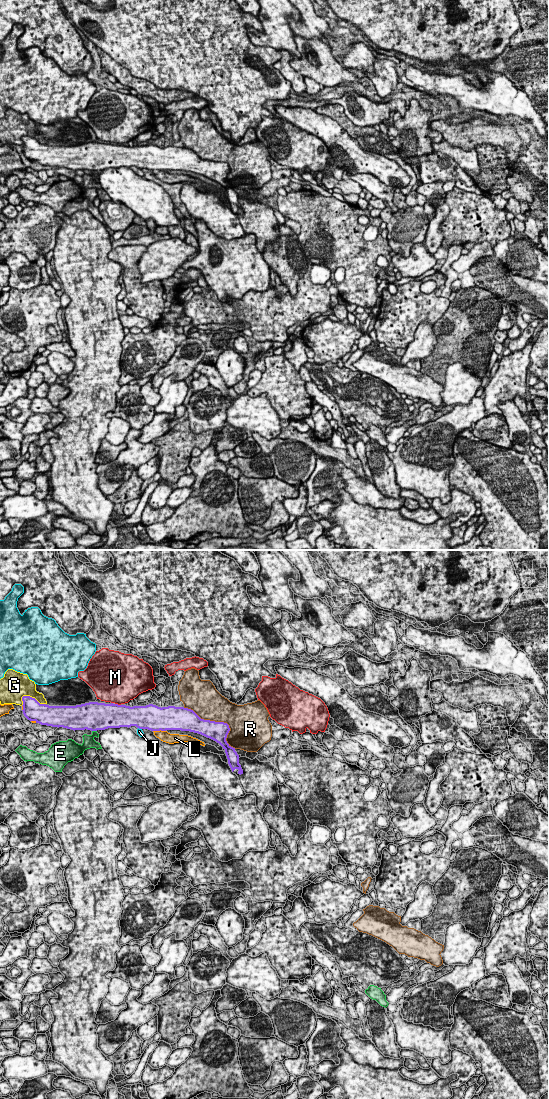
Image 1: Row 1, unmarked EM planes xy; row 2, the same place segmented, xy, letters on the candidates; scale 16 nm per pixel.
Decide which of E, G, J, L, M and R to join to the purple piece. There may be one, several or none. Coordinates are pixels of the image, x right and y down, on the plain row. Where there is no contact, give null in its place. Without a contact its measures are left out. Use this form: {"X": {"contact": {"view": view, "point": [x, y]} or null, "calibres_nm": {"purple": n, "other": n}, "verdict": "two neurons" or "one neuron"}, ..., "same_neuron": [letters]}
{"E": {"contact": {"view": "xy", "point": [94, 170]}, "calibres_nm": {"purple": 460, "other": 190}, "verdict": "two neurons"}, "G": {"contact": {"view": "xy", "point": [33, 138]}, "calibres_nm": {"purple": 320, "other": 320}, "verdict": "two neurons"}, "J": {"contact": {"view": "xy", "point": [140, 168]}, "calibres_nm": {"purple": 400, "other": 100}, "verdict": "two neurons"}, "L": {"contact": {"view": "xy", "point": [159, 170]}, "calibres_nm": {"purple": 400, "other": 170}, "verdict": "two neurons"}, "M": {"contact": {"view": "xy", "point": [117, 144]}, "calibres_nm": {"purple": 380, "other": 480}, "verdict": "two neurons"}, "R": {"contact": {"view": "xy", "point": [218, 162]}, "calibres_nm": {"purple": 320, "other": 440}, "verdict": "two neurons"}, "same_neuron": []}

